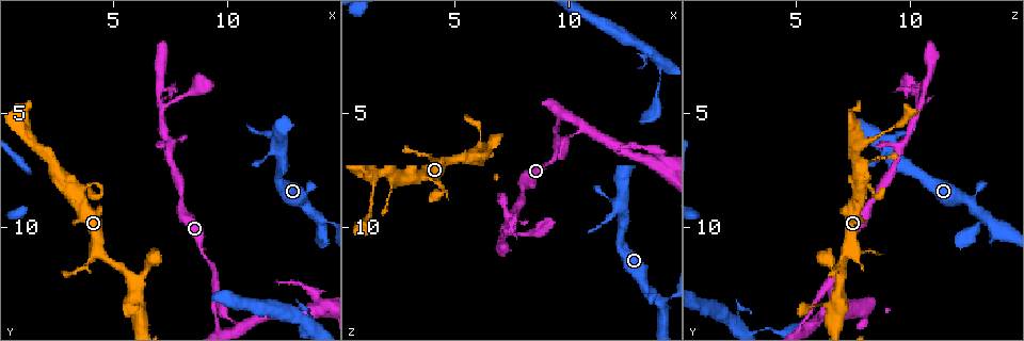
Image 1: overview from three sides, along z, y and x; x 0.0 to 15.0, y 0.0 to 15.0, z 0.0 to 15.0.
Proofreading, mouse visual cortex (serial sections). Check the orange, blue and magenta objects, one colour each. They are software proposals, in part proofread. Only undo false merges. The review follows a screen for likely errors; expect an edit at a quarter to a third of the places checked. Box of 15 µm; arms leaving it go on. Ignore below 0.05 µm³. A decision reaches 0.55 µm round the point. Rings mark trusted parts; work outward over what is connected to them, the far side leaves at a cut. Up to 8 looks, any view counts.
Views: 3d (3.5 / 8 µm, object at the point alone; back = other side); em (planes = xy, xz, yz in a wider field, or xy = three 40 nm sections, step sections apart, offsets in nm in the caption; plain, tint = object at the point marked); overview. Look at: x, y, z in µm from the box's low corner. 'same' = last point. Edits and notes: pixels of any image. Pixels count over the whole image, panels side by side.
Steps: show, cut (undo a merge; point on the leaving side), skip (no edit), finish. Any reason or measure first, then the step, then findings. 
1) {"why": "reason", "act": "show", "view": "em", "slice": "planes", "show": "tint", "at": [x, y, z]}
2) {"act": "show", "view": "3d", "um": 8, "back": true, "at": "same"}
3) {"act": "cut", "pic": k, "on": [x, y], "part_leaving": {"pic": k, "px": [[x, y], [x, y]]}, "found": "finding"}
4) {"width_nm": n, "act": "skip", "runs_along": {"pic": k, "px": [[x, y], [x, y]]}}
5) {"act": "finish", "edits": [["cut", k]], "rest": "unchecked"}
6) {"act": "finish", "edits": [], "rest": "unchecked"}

{"why": "three arms meet", "act": "show", "view": "3d", "um": 3.5, "back": true, "at": [4.2, 11.2, 7.1]}

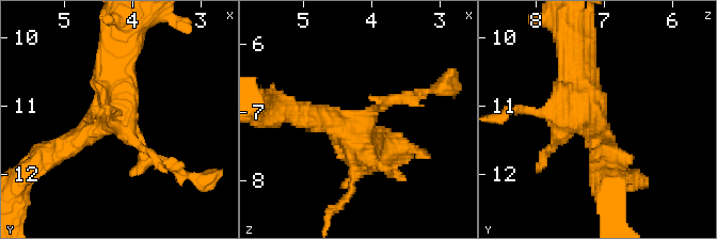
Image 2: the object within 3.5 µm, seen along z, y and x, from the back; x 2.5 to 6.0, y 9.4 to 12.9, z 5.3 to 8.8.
{"act": "cut", "pic": 2, "on": [170, 164], "part_leaving": {"pic": 2, "px": [[381, 108], [387, 100], [436, 89], [453, 73]]}, "found": "a second cell is stuck on"}

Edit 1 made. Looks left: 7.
{"why": "a fork", "act": "show", "view": "3d", "um": 3.5, "at": [2.4, 7.4, 7.8]}

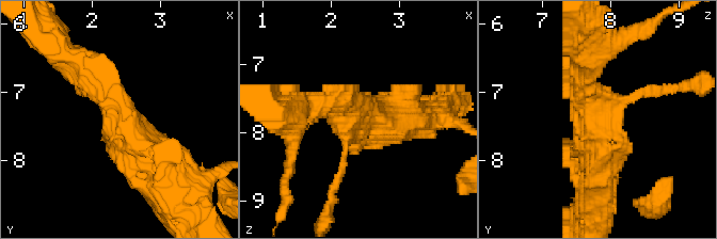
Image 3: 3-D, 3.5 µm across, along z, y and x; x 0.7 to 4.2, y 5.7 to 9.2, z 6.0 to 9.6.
{"why": "now the EM", "act": "show", "view": "em", "slice": "planes", "show": "tint", "at": [2.30, 7.25, 7.70]}

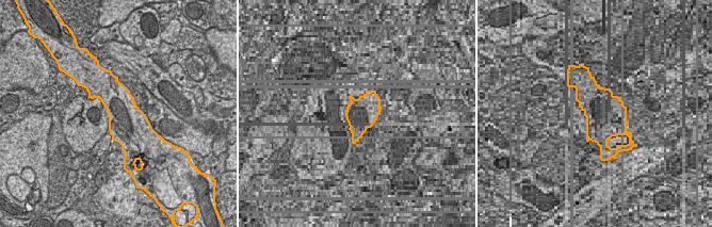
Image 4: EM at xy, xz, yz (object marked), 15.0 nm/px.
{"act": "skip", "runs_along": {"pic": 3, "px": [[163, 162], [72, 58]]}, "found": "all the same cell"}

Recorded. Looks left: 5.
{"why": "three arms meet", "act": "show", "view": "3d", "um": 8, "at": [7.1, 3.9, 10.6]}

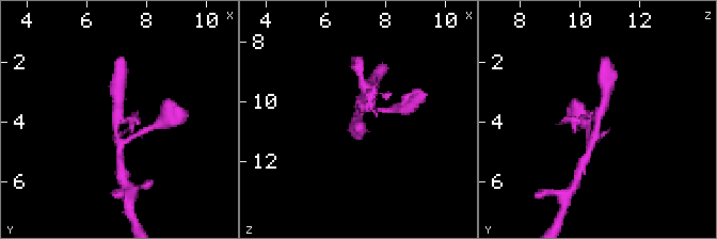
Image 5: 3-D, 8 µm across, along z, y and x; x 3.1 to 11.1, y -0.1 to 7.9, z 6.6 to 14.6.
{"arms": 3, "arm_widths_nm": [200, 250, 300], "why": "need the tissue", "act": "show", "view": "em", "slice": "planes", "show": "tint", "at": [7.0, 3.9, 10.6]}

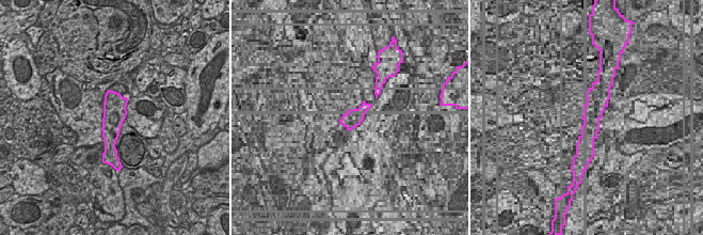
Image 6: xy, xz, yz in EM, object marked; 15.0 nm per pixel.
{"width_nm": 360, "act": "cut", "pic": 5, "on": [132, 121], "found": "a second cell is stuck on"}

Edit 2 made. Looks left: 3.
{"act": "finish", "edits": [["cut", 2], ["cut", 5]], "rest": "unchecked"}

